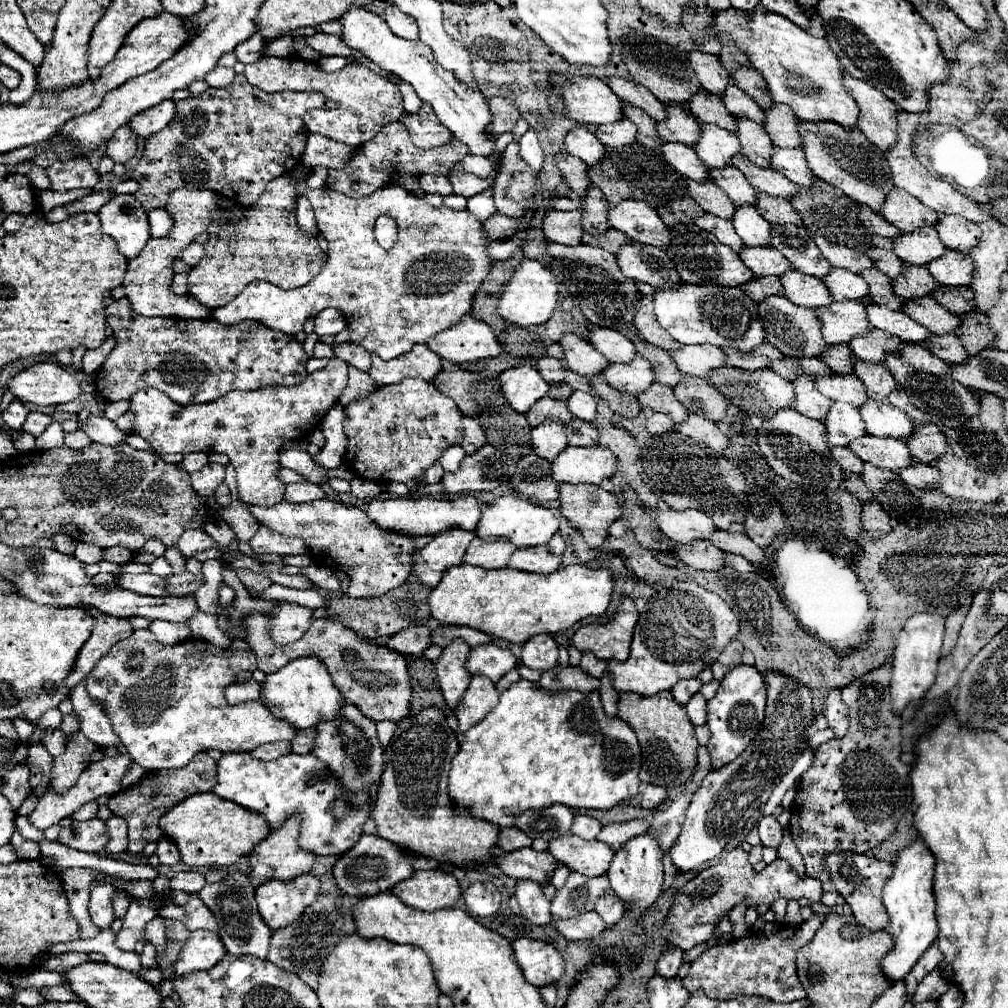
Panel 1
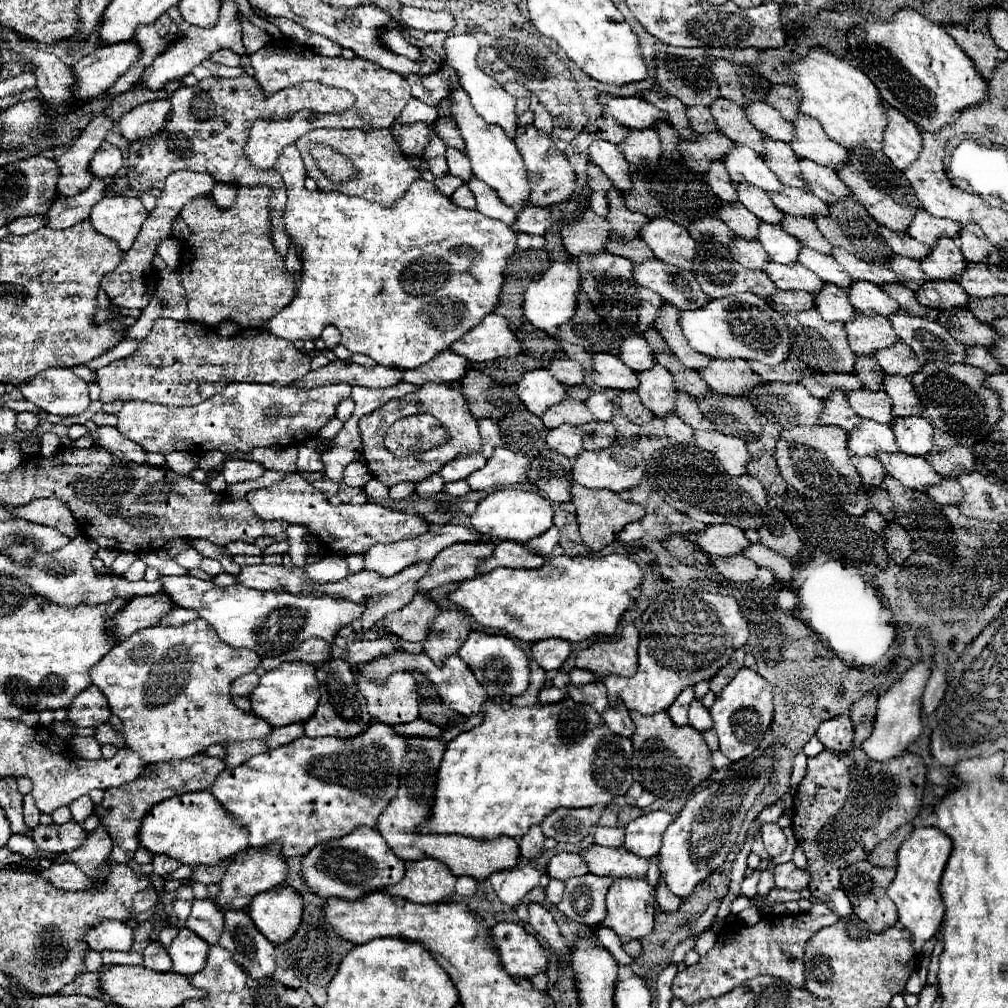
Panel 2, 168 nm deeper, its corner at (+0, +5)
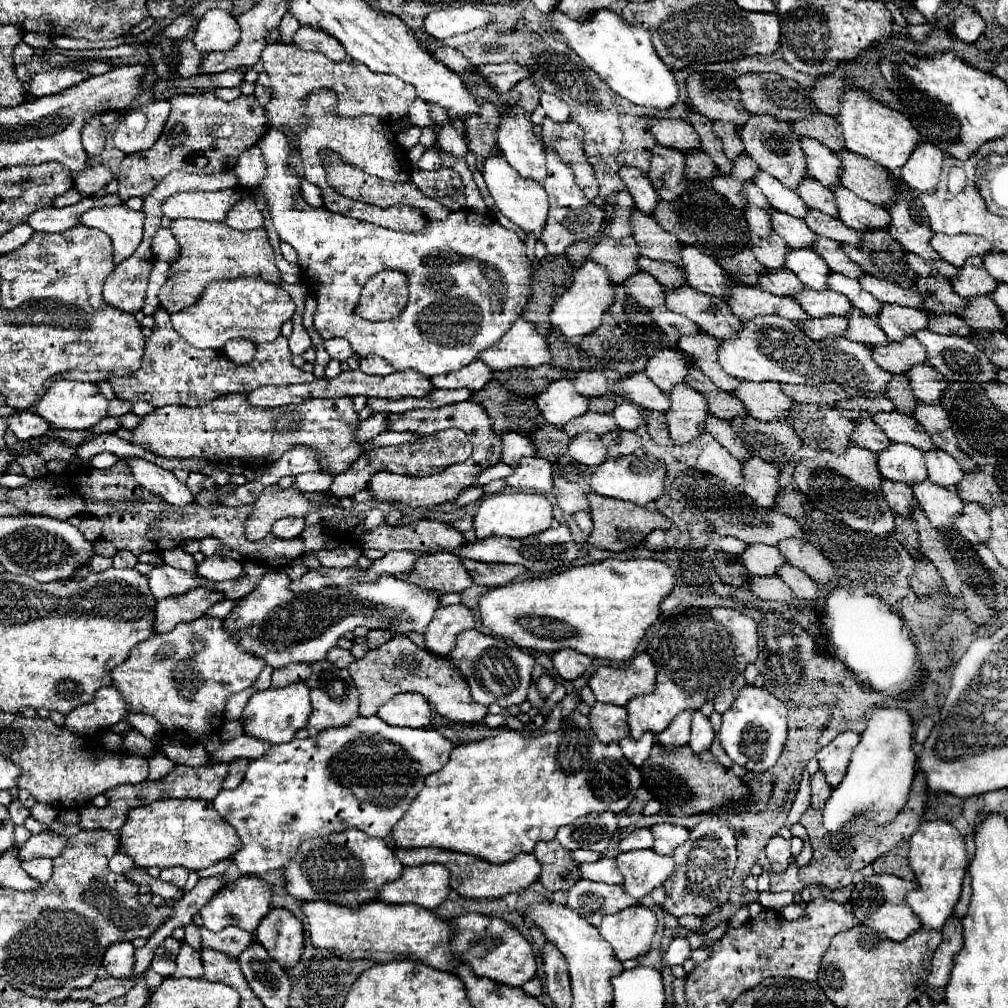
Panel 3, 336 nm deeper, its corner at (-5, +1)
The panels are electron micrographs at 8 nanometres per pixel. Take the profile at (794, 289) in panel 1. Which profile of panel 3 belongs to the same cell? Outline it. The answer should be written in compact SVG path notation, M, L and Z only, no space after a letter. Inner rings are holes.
M854 308L850 314L848 314L848 332L846 332L846 338L852 340L852 342L860 342L860 344L866 344L866 346L888 346L888 338L886 334L882 332L882 328L878 326L876 318L864 314L862 310Z

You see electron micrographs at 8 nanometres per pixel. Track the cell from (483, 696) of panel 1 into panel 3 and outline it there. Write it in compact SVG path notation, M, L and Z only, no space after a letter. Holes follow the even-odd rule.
M400 634L394 636L390 642L382 644L380 648L370 650L364 658L352 662L348 672L360 692L360 716L374 716L378 708L402 692L416 692L422 694L430 704L436 706L436 712L446 716L452 722L466 722L476 724L486 716L486 706L478 706L468 690L464 678L448 664L450 660L444 656L434 656L422 648L418 648L408 636Z

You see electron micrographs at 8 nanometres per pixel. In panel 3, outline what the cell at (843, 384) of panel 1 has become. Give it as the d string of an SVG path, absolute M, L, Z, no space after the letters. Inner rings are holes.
M880 412L874 414L872 418L892 442L902 442L902 444L910 444L916 446L918 450L936 450L936 446L932 444L930 436L926 434L924 428L918 426L918 422L908 416L908 414L900 414L900 412Z

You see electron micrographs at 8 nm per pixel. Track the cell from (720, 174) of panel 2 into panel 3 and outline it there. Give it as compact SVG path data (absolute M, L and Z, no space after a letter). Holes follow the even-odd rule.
M752 182L746 184L744 196L748 200L748 208L744 214L746 214L750 230L756 236L766 238L772 232L772 206L770 206L770 202L764 198L760 188Z

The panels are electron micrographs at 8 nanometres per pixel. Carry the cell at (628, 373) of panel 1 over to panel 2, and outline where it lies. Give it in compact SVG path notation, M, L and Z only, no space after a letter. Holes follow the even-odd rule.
M655 364L651 370L635 372L639 374L639 390L635 394L641 398L641 402L655 414L655 416L667 416L673 412L673 394L675 386L671 380L671 372Z

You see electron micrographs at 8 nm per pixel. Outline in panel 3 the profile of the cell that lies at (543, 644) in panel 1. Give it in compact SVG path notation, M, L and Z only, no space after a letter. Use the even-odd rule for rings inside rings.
M564 648L564 650L558 650L556 654L552 654L552 664L554 664L554 670L558 672L560 678L576 680L592 664L592 658L576 652L576 650Z

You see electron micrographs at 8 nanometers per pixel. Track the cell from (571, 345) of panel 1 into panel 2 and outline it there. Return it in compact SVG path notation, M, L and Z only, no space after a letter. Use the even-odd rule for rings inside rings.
M599 352L599 354L591 354L591 378L597 386L603 388L619 388L619 390L635 390L637 388L637 378L635 372L625 366L621 362L621 358L607 354L607 352Z

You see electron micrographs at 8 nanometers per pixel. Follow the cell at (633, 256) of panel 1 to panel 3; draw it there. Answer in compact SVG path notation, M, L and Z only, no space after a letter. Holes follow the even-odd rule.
M684 286L680 290L668 290L666 304L672 312L684 314L692 322L696 322L702 332L724 340L724 338L734 338L742 330L740 318L732 314L730 306L708 294L700 294L692 286Z

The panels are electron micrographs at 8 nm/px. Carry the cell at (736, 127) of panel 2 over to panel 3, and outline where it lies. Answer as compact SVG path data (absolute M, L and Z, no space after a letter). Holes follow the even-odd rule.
M750 116L748 122L740 128L740 138L746 146L746 154L770 176L780 180L786 188L796 190L796 186L810 176L806 168L806 158L800 148L800 142L796 134L792 132L792 126L788 122L776 120L772 116Z

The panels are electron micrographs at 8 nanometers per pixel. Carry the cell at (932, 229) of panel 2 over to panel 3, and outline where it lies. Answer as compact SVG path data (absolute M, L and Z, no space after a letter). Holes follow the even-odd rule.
M936 234L932 238L932 248L936 248L938 254L956 268L962 268L964 262L972 256L986 256L994 252L994 246L990 242L972 234Z

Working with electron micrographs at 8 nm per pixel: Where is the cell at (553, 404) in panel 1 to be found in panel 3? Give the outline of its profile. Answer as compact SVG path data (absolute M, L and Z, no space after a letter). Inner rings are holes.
M588 412L588 414L582 414L580 418L574 418L568 426L564 426L564 430L566 430L570 436L586 434L586 432L592 432L592 434L602 436L602 434L608 434L608 432L618 430L618 426L616 426L616 420L614 420L610 414Z

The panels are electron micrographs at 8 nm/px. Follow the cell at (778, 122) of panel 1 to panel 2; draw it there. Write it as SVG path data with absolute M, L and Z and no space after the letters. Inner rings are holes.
M799 114L793 120L793 126L795 126L795 142L791 144L791 148L799 158L809 158L833 170L847 162L847 150L837 142L833 142L831 138L827 138L823 126L815 118Z

